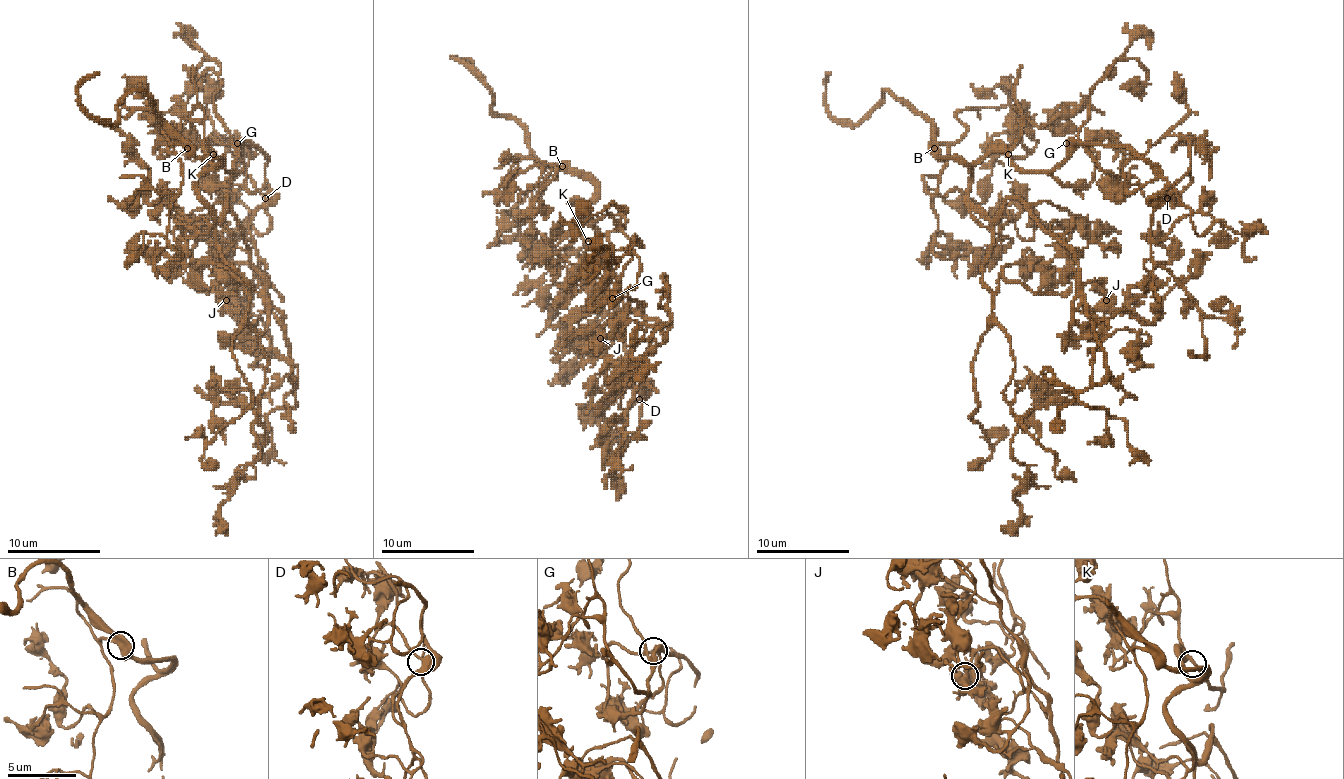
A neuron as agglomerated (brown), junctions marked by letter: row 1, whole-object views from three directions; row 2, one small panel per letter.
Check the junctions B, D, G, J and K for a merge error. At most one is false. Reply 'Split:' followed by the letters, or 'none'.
Split: none

